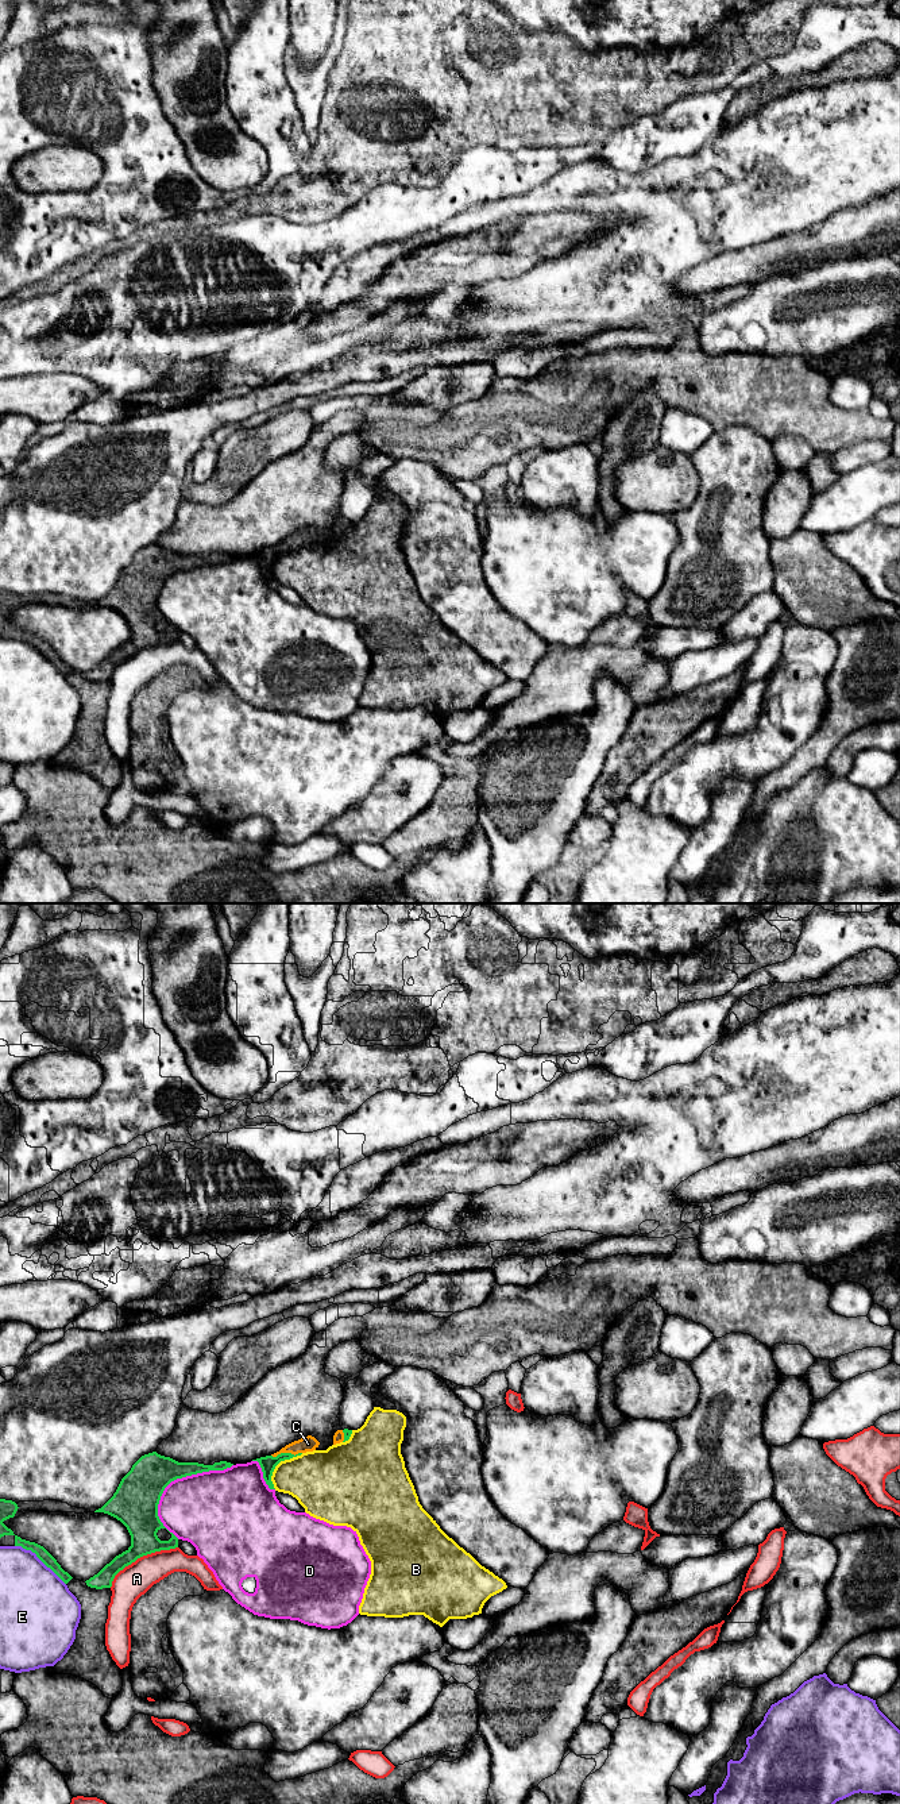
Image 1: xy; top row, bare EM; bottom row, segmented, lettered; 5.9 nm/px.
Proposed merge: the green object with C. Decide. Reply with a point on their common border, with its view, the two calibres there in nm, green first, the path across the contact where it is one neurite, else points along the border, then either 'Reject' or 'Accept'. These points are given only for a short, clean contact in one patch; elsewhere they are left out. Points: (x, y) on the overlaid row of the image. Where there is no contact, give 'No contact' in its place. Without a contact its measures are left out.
Touches green at xy (286, 1453). Thickness 90 nm (green) against 90 nm. Accept

